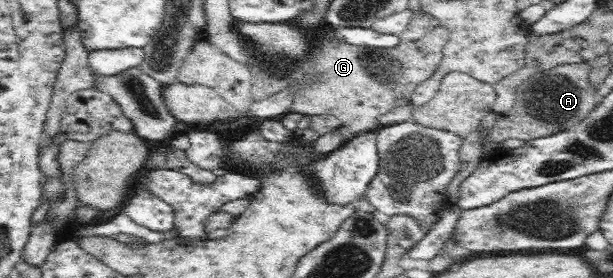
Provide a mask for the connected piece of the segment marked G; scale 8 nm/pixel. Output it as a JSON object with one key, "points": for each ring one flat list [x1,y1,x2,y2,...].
{"points":[[432,30,416,41,400,40,396,46,384,49,370,49,344,44,340,40,324,40,323,44,311,54,311,60,304,61,288,77,276,77,268,68,255,62,251,70,251,92,254,101,264,100,308,78,312,74,319,76,317,83,302,87,290,113,304,114,308,117,329,114,340,120,338,130,346,140,359,137,360,134,376,133,383,126,378,118,388,114,402,104,409,104,414,89,424,80,428,80,440,64,442,48,447,42,446,30]]}

